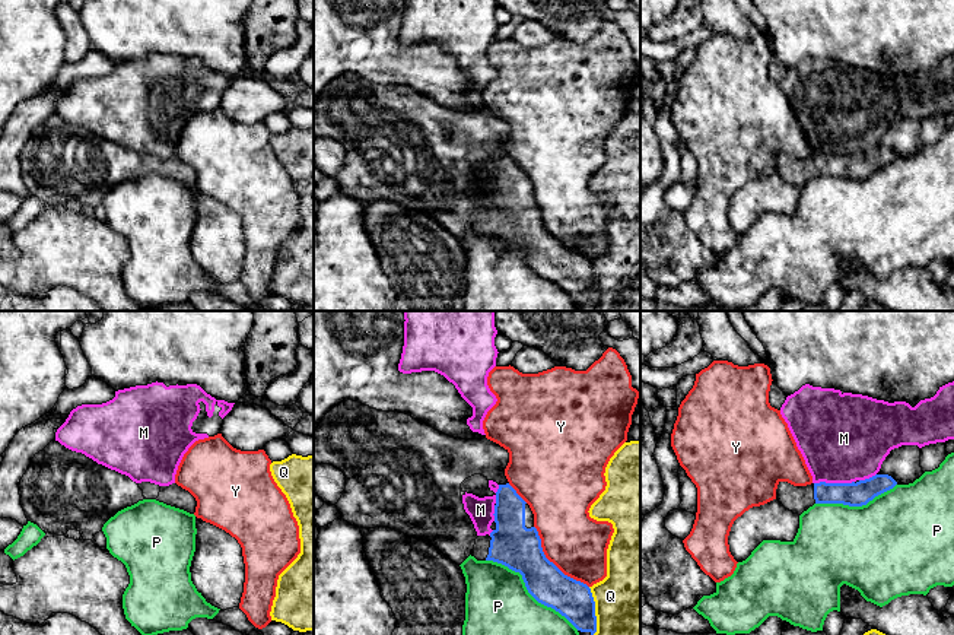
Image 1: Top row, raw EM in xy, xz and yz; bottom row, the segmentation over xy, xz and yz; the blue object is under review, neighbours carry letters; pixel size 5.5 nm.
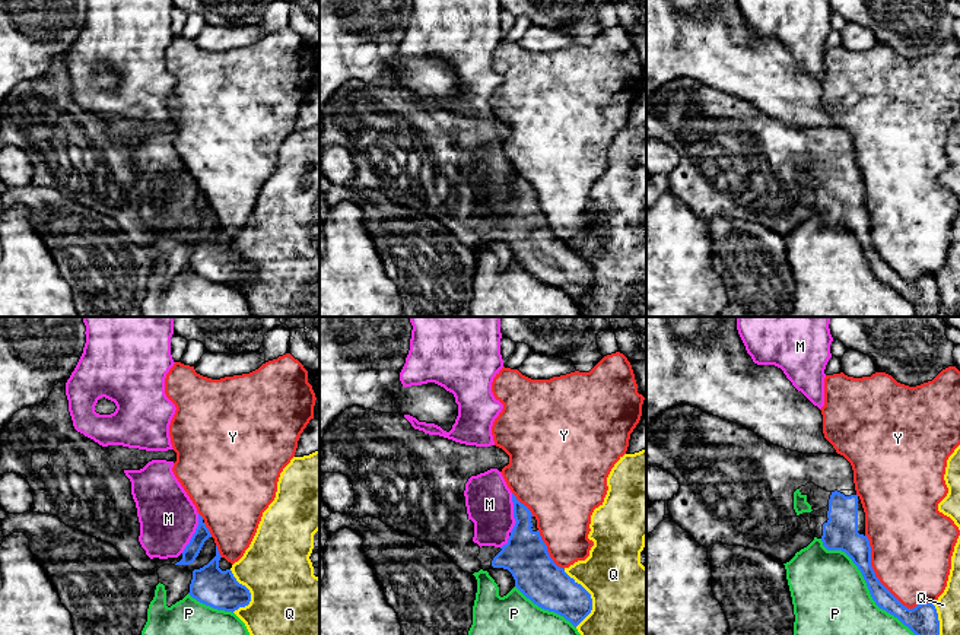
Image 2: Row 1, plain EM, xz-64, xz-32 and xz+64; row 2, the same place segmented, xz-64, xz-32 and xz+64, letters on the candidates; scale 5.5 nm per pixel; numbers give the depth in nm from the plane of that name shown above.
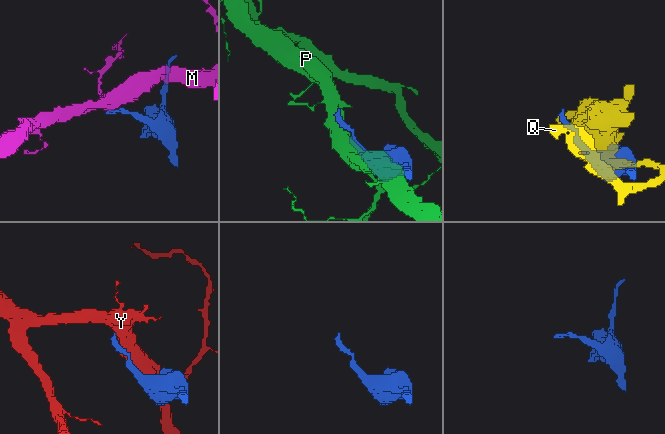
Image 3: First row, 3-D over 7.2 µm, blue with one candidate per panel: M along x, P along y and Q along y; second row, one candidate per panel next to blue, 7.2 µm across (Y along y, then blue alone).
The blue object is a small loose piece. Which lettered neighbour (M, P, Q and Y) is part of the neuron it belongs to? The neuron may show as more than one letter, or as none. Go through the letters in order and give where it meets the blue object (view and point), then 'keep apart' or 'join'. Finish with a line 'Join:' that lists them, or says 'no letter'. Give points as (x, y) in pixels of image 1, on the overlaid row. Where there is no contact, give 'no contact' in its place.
M: yz (833, 483) | keep apart
P: xz (528, 591) | keep apart
Q: xz (594, 610) | keep apart
Y: xz (552, 562) | keep apart
Join: no letter

